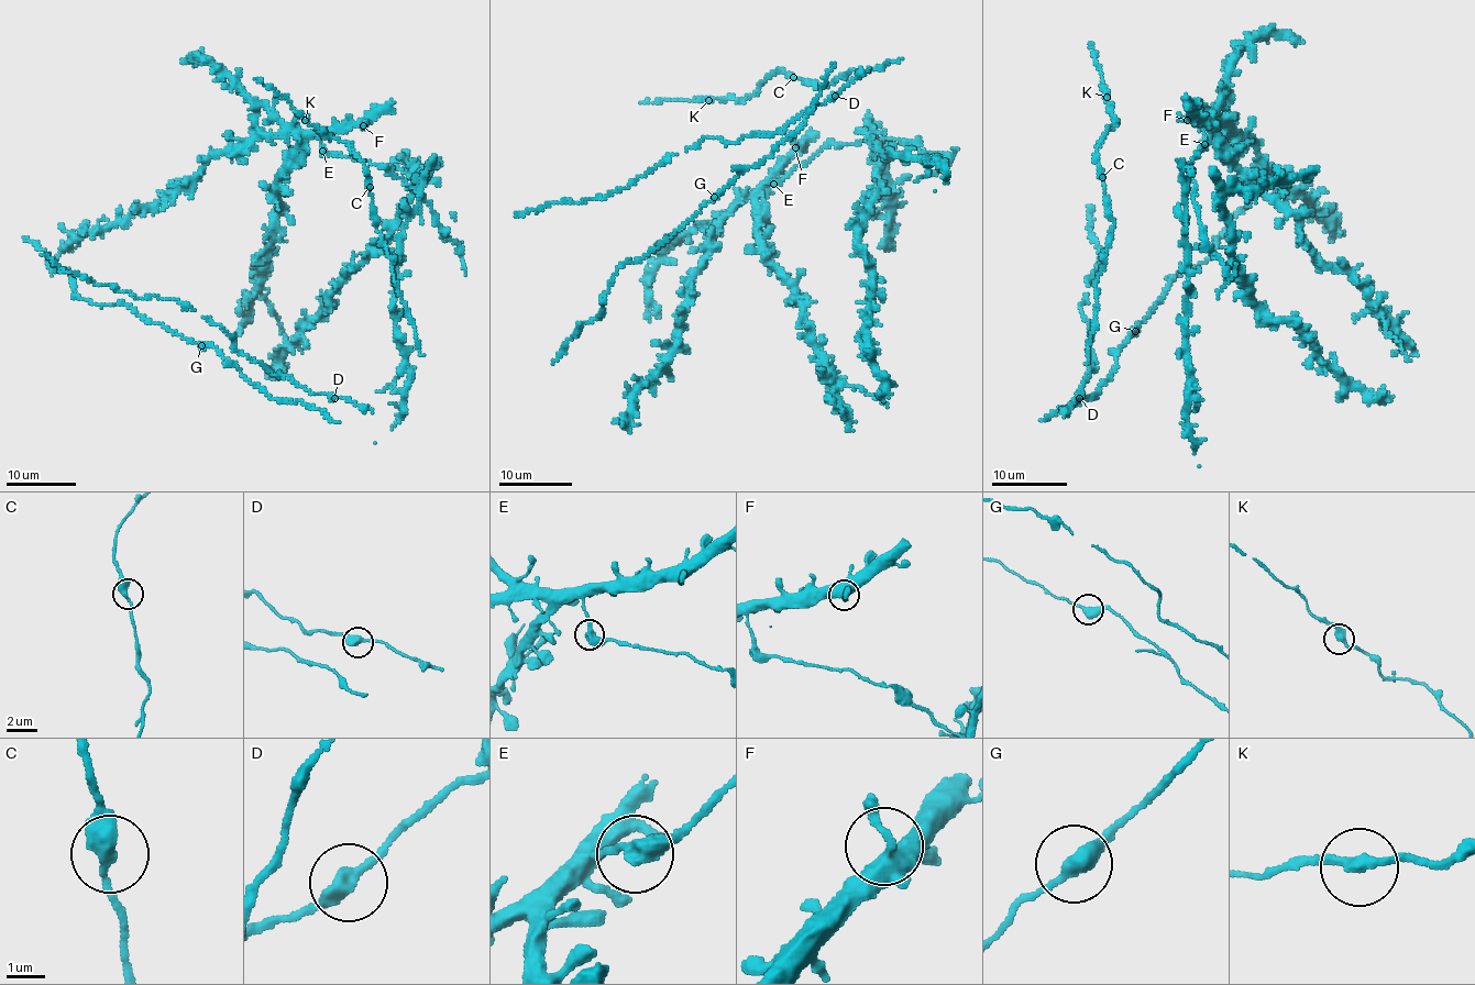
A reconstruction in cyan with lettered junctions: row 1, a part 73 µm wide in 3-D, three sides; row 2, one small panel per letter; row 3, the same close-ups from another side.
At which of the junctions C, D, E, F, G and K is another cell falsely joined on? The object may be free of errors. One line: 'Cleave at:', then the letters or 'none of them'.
Cleave at: E

